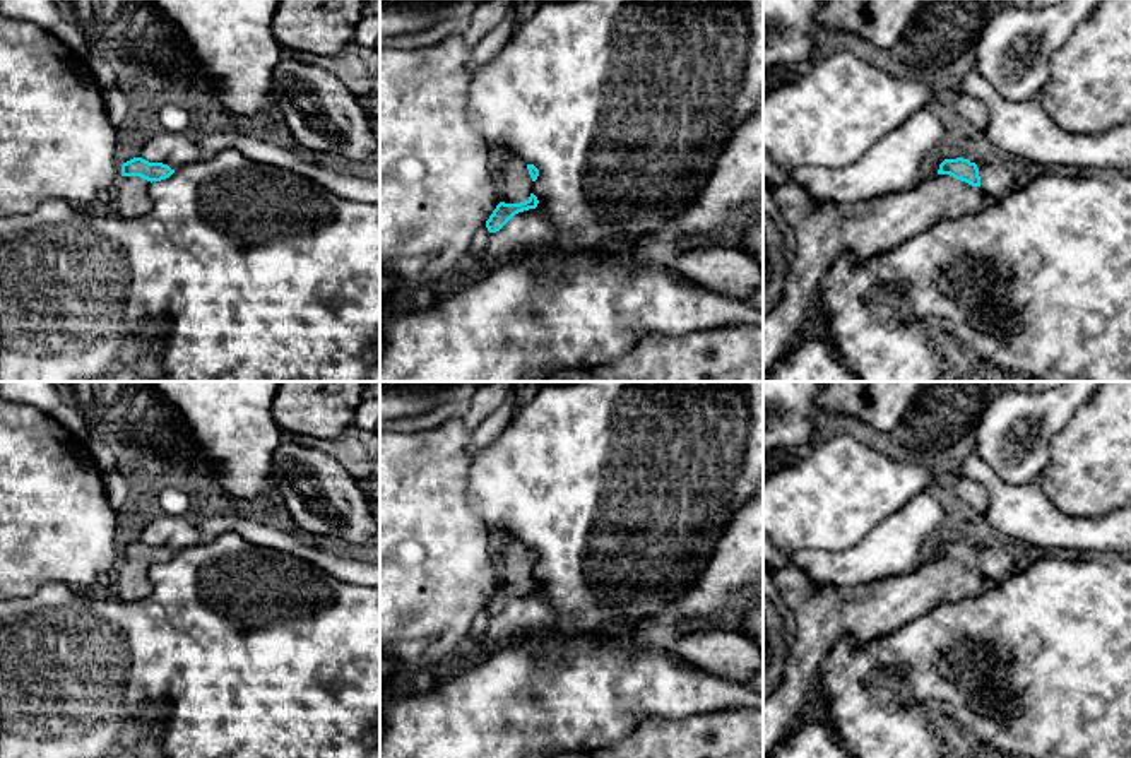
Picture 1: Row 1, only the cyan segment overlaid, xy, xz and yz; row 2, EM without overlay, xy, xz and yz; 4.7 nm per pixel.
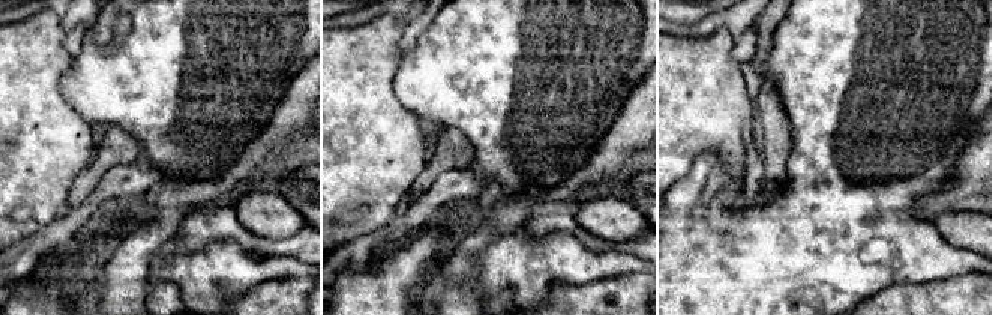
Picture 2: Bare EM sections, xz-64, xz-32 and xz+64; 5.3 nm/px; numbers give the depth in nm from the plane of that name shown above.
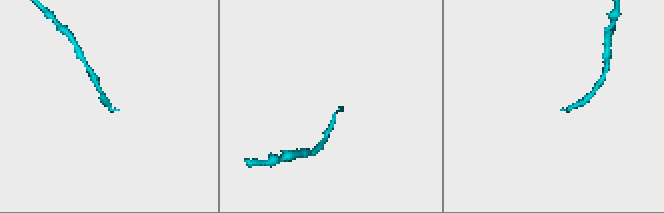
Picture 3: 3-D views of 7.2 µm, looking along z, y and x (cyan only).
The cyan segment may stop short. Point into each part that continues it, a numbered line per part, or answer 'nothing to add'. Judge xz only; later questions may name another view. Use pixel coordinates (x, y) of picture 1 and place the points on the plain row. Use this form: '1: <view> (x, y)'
1: xz (515, 565)

